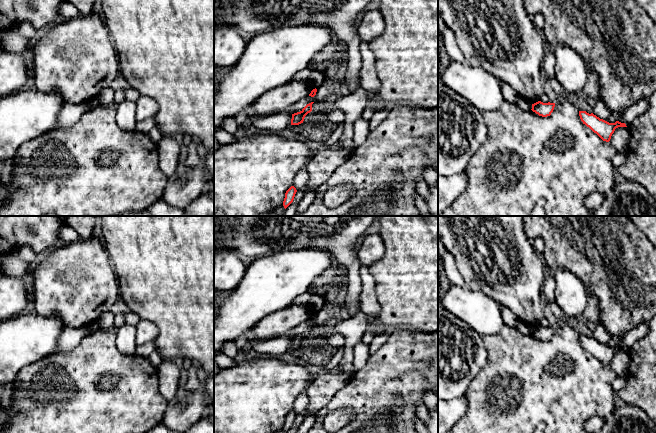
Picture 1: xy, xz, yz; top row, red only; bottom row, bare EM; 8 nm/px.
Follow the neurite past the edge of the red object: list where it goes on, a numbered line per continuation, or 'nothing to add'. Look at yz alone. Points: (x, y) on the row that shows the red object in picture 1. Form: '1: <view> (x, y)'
nothing to add

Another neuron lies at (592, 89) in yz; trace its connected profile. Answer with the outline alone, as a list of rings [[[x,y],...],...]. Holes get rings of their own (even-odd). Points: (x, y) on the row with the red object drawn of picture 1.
[[[587,63],[589,73],[586,85],[583,88],[583,92],[593,98],[596,102],[600,100],[600,86],[598,74],[592,69],[589,63]]]

